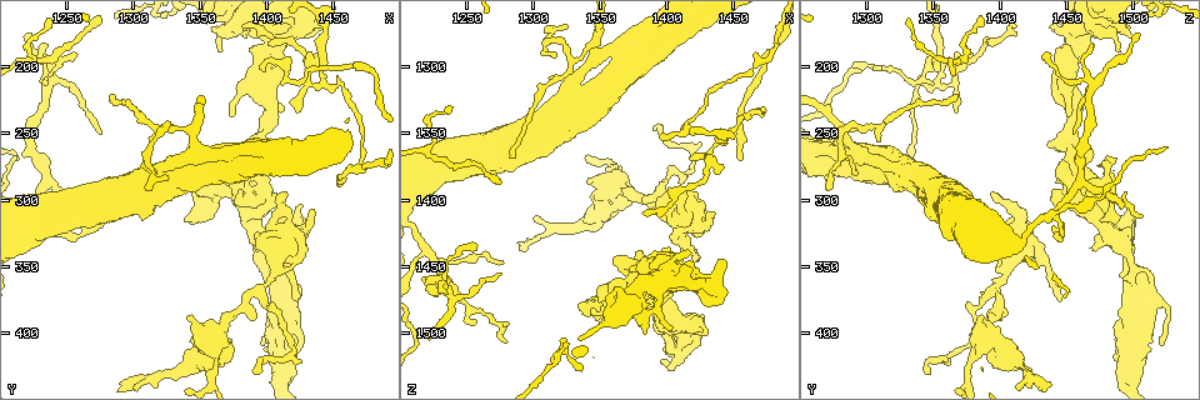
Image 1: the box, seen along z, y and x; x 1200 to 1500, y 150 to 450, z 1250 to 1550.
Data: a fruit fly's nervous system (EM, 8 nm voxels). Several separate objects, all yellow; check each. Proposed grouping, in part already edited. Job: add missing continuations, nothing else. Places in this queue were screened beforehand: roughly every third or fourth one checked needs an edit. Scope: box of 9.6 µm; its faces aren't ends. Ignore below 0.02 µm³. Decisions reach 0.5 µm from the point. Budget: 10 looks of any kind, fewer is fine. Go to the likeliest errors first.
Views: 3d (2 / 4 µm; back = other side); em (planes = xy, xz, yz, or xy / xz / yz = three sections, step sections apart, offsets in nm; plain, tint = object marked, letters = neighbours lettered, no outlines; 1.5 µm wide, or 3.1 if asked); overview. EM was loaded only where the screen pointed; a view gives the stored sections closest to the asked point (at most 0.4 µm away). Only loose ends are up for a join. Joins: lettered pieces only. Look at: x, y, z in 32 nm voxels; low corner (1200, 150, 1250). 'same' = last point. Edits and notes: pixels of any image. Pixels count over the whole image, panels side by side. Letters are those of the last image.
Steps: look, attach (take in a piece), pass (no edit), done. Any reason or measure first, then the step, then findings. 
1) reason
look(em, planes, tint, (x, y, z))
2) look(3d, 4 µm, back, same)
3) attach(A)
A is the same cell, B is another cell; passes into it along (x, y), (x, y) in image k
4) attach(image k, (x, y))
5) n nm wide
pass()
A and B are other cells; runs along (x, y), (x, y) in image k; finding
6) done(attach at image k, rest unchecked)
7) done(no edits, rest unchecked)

free end
look(3d, 2 µm, (1416, 294, 1394))

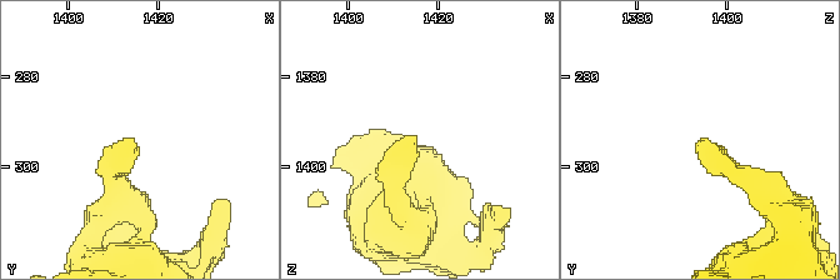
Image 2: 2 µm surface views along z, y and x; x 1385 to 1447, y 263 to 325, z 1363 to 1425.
look(em, xy, step 8, letters, (1415, 295, 1393))

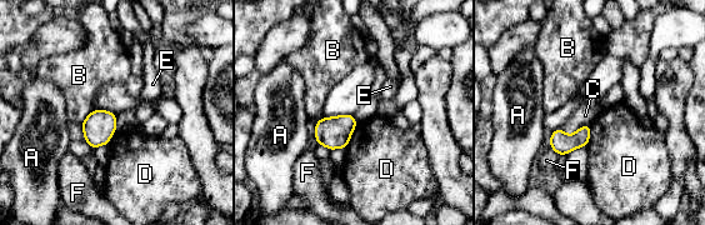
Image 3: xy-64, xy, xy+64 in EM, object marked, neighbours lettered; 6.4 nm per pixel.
cut it another way
look(em, planes, letters, same)

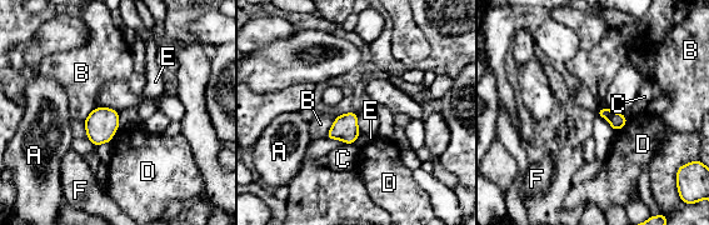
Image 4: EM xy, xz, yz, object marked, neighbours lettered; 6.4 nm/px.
pass()
A, B, C, D, E and F are other cells; border along (336, 118), (324, 138) in image 4; none of them fits

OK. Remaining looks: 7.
free end
look(em, xy, step 4, letters, (1418, 170, 1438))

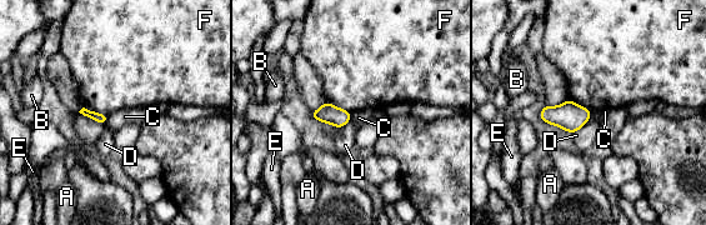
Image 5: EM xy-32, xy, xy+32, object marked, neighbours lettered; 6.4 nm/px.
look(em, planes, letters, same)

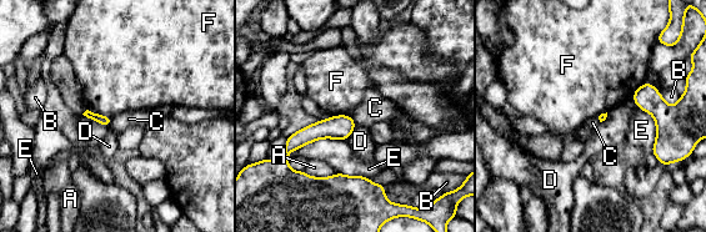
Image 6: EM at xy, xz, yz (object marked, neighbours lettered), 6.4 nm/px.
pass()
A, B, C, D, E and F are other cells; border along (88, 109), (111, 117) in image 6; no lettered piece goes on from it

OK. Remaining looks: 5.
an open end
look(em, planes, letters, (1424, 374, 1442))

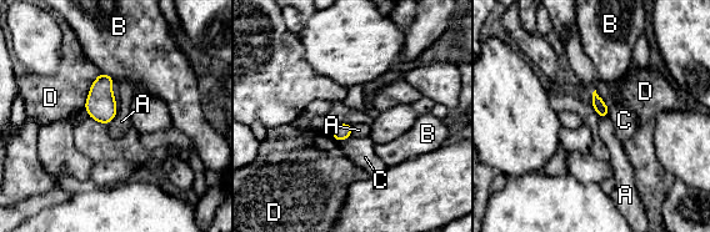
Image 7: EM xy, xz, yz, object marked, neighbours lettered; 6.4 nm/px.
pass()
A, B, C and D are other cells; no lettered piece goes on from it

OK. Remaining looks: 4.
an open end
look(em, planes, plain, (1222, 174, 1504))

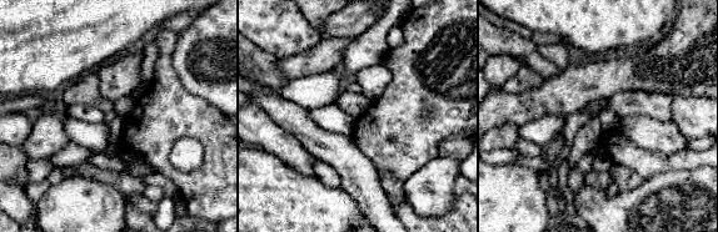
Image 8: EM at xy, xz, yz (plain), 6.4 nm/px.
see the neighbours
look(em, planes, letters, same)

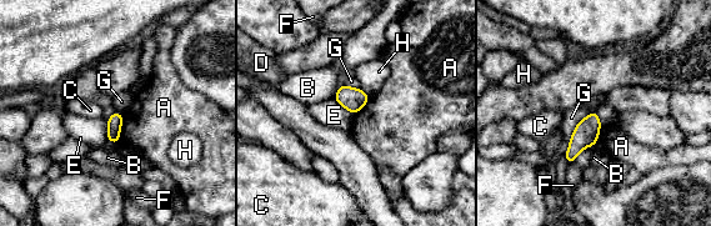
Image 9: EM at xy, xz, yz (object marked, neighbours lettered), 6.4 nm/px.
pass()
A, B, C, D, E, F, G and H are other cells; border along (590, 111), (576, 125), (564, 154) in image 9; none of them fits

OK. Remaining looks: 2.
done(no edits, rest unchecked)

